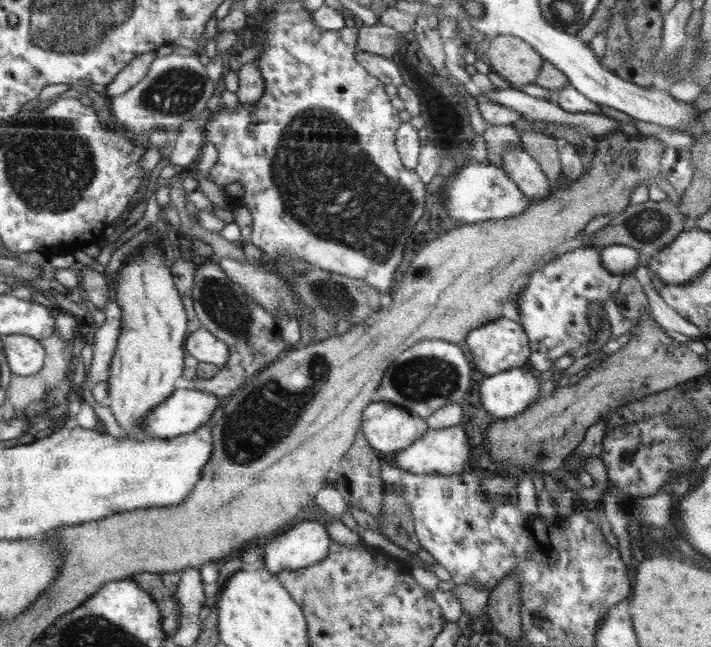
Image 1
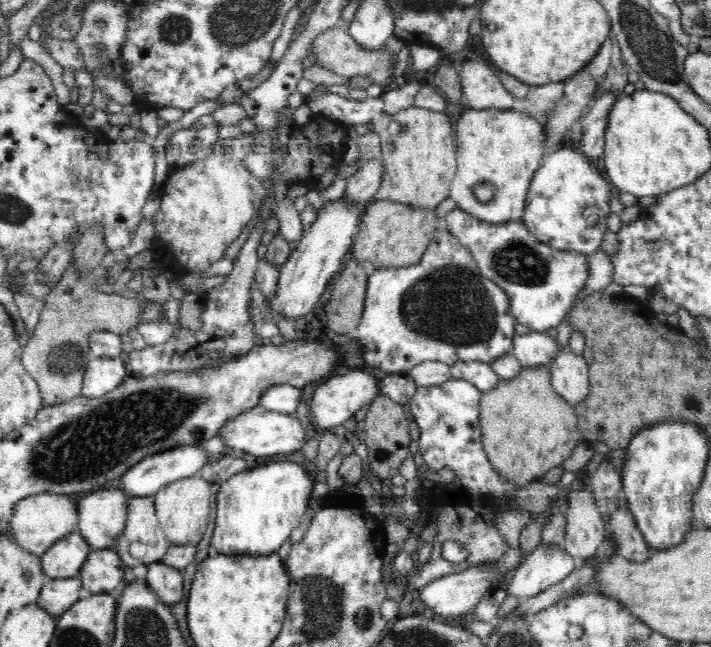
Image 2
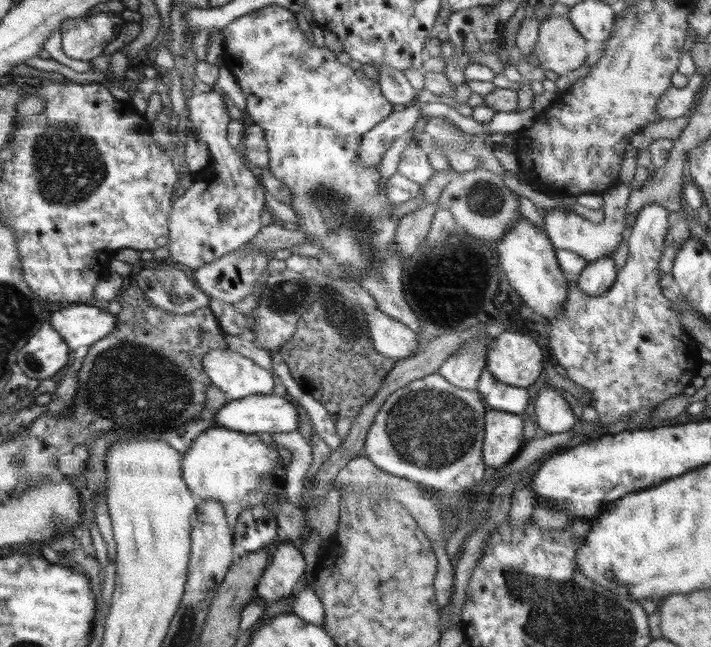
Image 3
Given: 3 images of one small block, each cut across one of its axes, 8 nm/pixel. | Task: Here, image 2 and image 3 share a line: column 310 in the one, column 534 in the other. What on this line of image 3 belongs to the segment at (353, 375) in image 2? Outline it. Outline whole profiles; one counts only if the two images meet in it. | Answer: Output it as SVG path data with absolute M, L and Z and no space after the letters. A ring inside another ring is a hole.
M550 387L539 390L534 400L534 414L538 428L549 434L568 432L576 424L576 420L579 421L568 399Z

